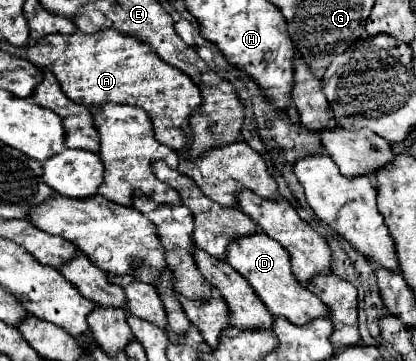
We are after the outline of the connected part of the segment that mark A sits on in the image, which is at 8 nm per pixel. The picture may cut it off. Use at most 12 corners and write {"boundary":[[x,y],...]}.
{"boundary":[[115,29],[25,49],[85,107],[141,107],[189,145],[199,87]]}

